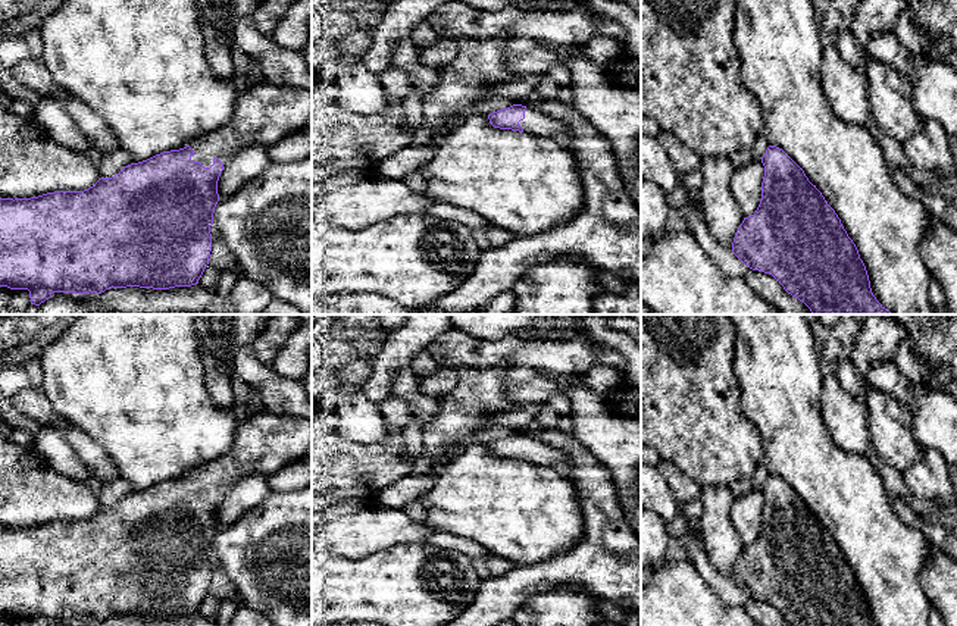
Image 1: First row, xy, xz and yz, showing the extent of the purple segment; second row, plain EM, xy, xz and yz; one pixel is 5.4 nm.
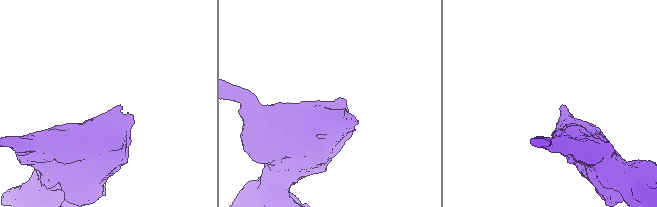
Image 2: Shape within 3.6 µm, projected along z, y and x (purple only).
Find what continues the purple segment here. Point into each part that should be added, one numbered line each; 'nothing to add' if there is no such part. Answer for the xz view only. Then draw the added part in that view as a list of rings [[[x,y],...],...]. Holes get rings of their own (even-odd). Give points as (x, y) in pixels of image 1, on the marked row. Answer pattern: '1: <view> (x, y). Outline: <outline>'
1: xz (535, 122). Outline: [[[526,107],[525,119],[520,120],[519,125],[528,134],[553,138],[564,147],[570,144],[570,131],[567,126],[562,120],[547,116],[538,109]]]

